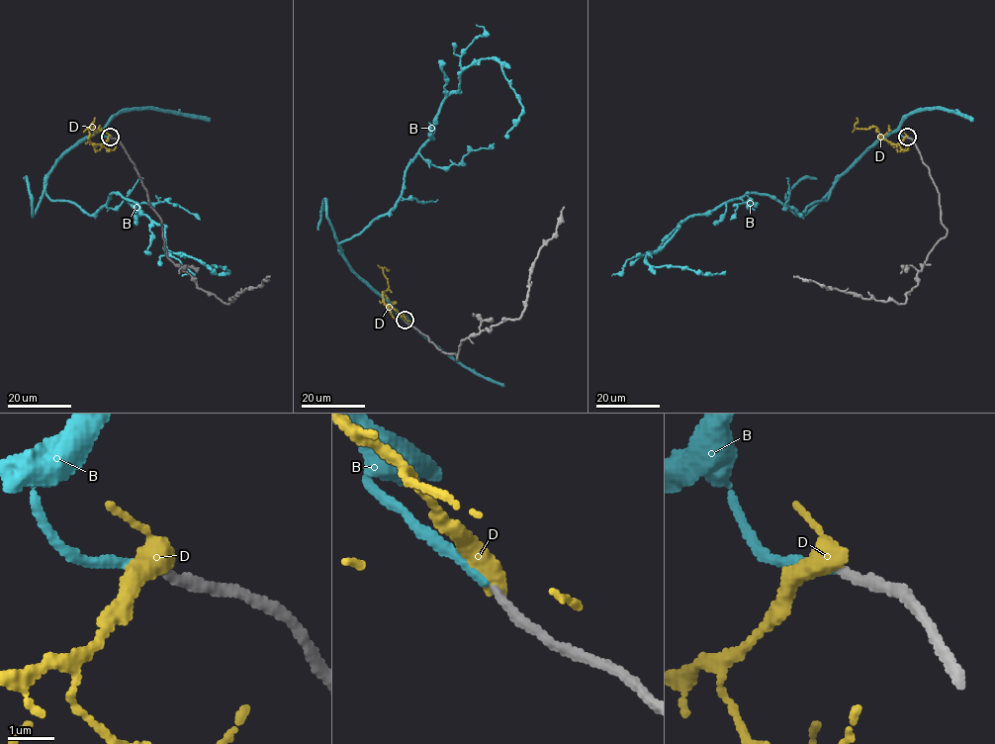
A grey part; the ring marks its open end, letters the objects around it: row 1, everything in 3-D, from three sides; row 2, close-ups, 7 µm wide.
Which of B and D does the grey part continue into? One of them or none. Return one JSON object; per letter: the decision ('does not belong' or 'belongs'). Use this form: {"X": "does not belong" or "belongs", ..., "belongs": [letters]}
{"B": "belongs", "D": "does not belong", "belongs": ["B"]}

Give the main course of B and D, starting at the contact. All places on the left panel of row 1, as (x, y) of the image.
B: (109, 138), (79, 139), (45, 193), (89, 215), (118, 193), (163, 228), (172, 253), (228, 271), (214, 271)
D: (110, 138), (100, 144), (89, 141), (89, 131), (93, 127), (89, 129), (95, 117)

